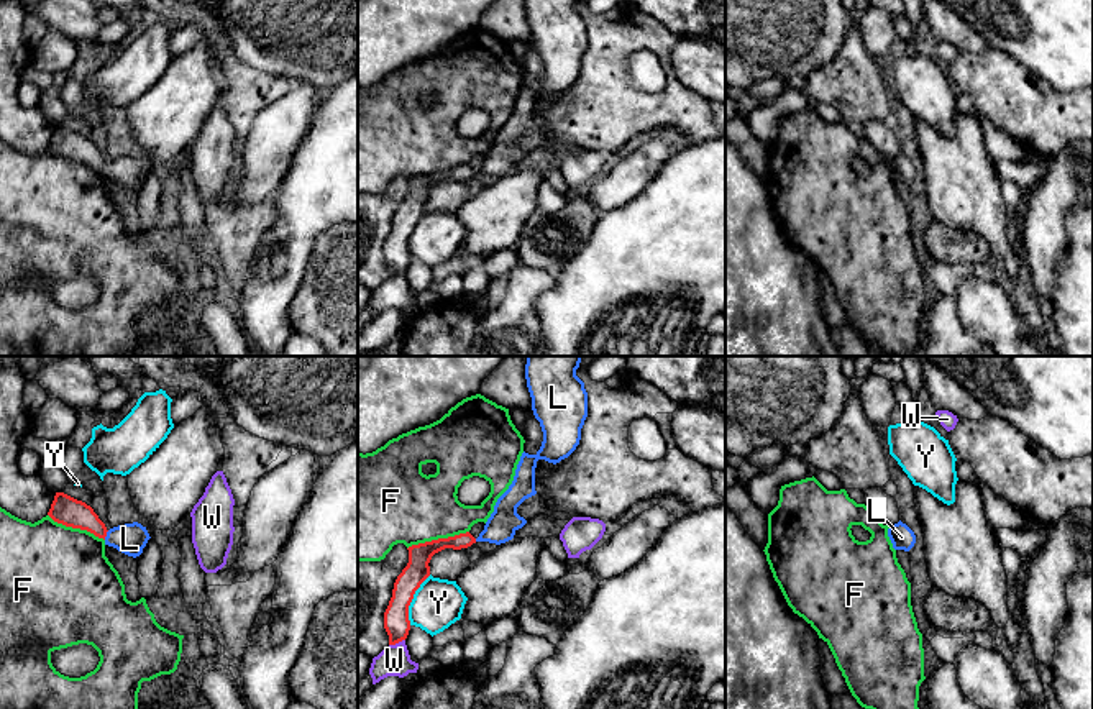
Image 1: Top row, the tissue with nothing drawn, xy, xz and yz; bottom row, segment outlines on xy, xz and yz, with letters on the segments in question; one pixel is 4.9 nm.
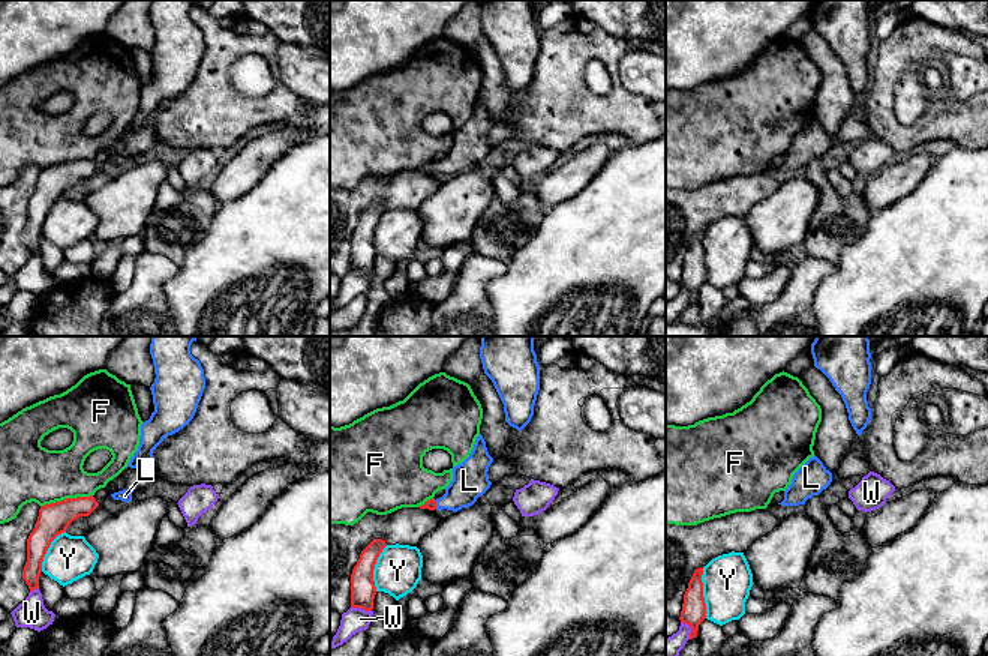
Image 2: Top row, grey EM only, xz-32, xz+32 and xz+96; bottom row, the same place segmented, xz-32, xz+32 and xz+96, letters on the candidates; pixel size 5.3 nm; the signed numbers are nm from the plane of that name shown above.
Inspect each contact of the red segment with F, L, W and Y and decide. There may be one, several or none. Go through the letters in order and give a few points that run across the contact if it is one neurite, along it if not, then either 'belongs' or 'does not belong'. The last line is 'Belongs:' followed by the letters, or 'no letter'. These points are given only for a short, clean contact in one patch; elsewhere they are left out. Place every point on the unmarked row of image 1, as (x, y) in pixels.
F: line xz (468, 163), (458, 168), (412, 176), (407, 181); does not belong
L: line xy (64, 141), (82, 148), (105, 168), (130, 171); belongs
W: does not belong
Y: does not belong
Belongs: L

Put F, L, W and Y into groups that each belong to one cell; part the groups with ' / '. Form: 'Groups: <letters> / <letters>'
Groups: F / L / W / Y

